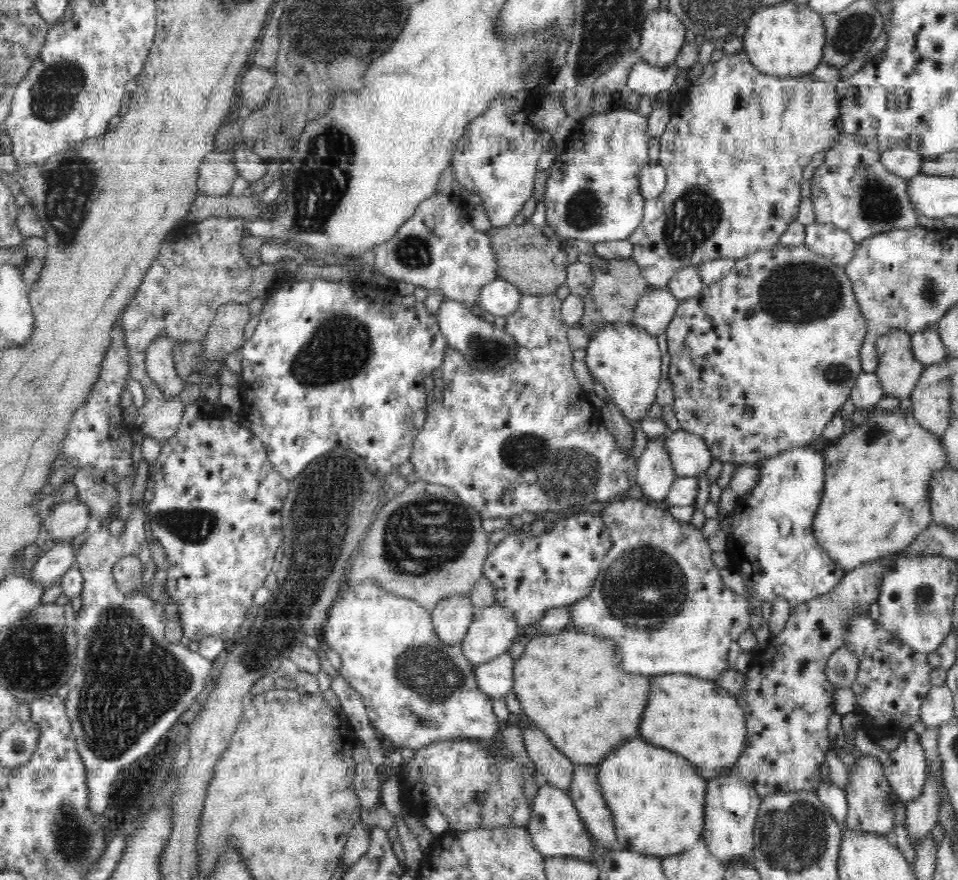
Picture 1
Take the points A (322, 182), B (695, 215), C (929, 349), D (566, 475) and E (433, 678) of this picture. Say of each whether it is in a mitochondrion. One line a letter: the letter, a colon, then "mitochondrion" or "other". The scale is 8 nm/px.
A: mitochondrion
B: mitochondrion
C: other
D: mitochondrion
E: mitochondrion

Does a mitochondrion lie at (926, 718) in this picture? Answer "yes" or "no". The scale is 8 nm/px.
no

